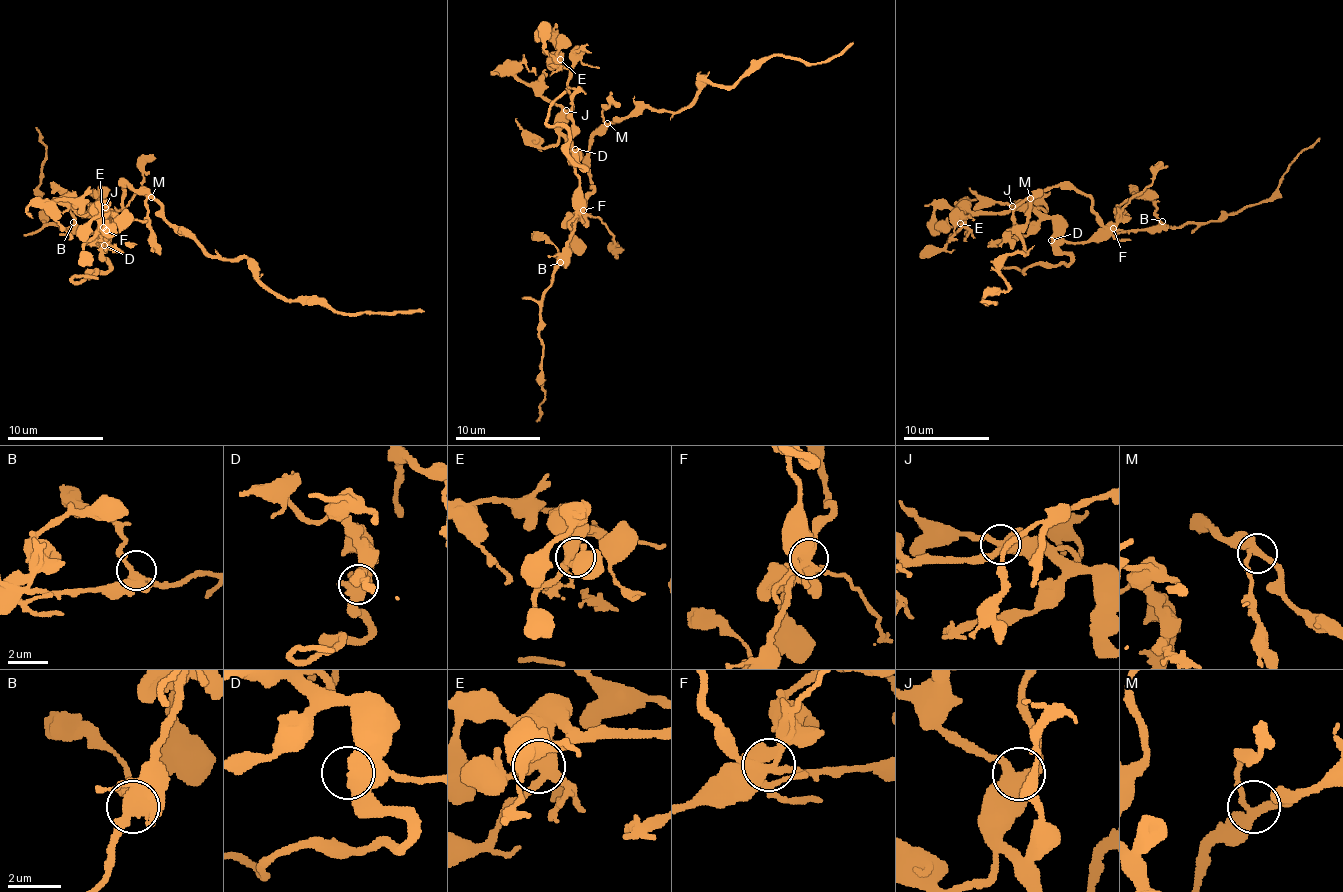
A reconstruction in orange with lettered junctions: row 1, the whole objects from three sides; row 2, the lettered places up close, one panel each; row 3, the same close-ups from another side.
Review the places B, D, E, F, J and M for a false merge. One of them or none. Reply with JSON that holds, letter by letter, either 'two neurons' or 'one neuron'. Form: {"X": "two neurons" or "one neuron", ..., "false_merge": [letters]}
{"B": "one neuron", "D": "one neuron", "E": "one neuron", "F": "two neurons", "J": "one neuron", "M": "one neuron", "false_merge": ["F"]}

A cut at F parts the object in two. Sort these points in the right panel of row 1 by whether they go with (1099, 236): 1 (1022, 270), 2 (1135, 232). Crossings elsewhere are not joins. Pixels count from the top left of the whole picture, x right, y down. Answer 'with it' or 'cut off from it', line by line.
1: with it
2: cut off from it

